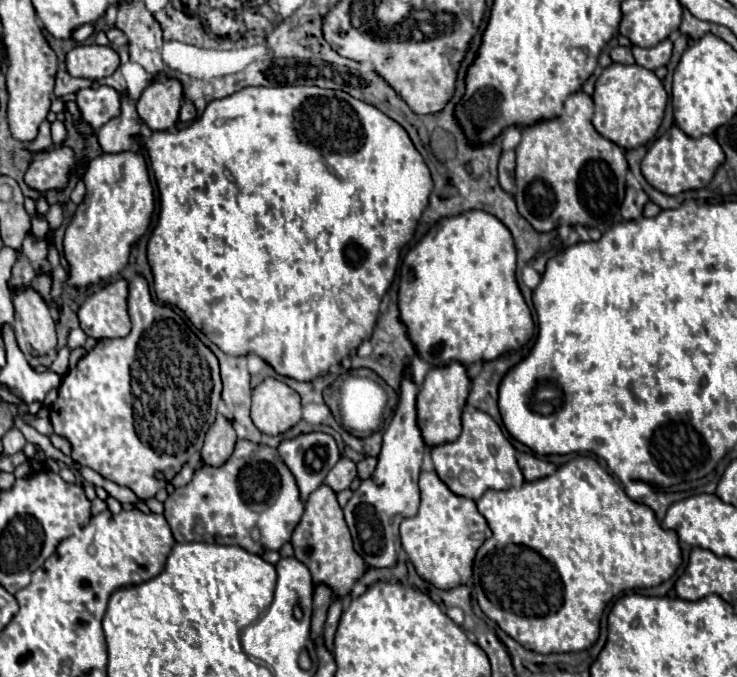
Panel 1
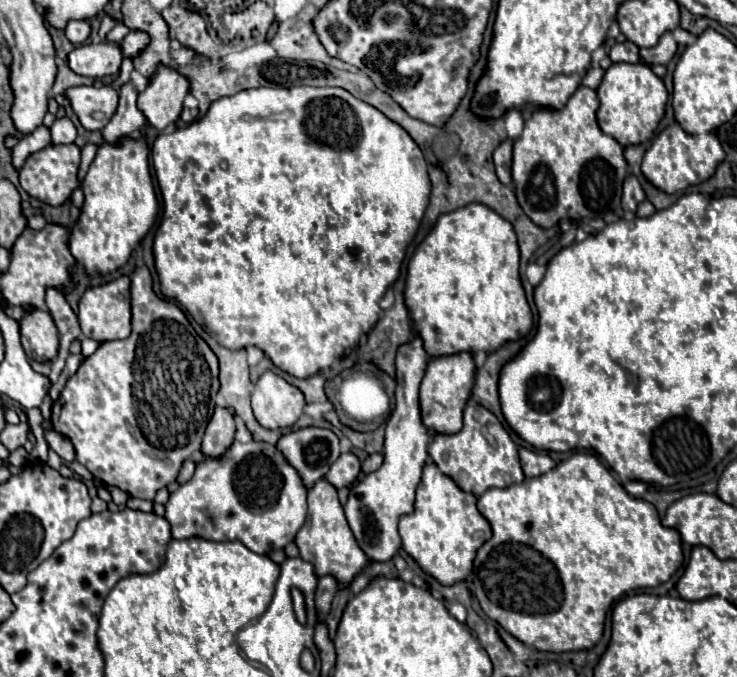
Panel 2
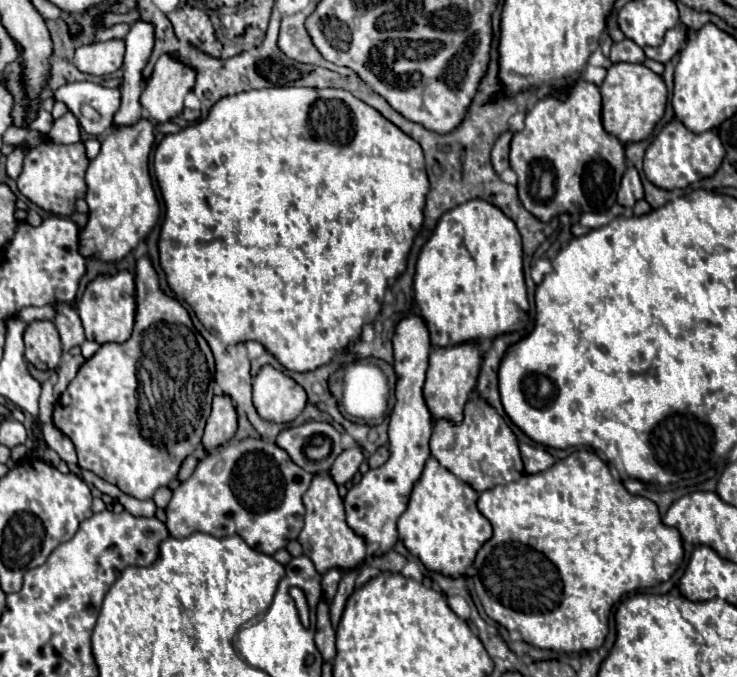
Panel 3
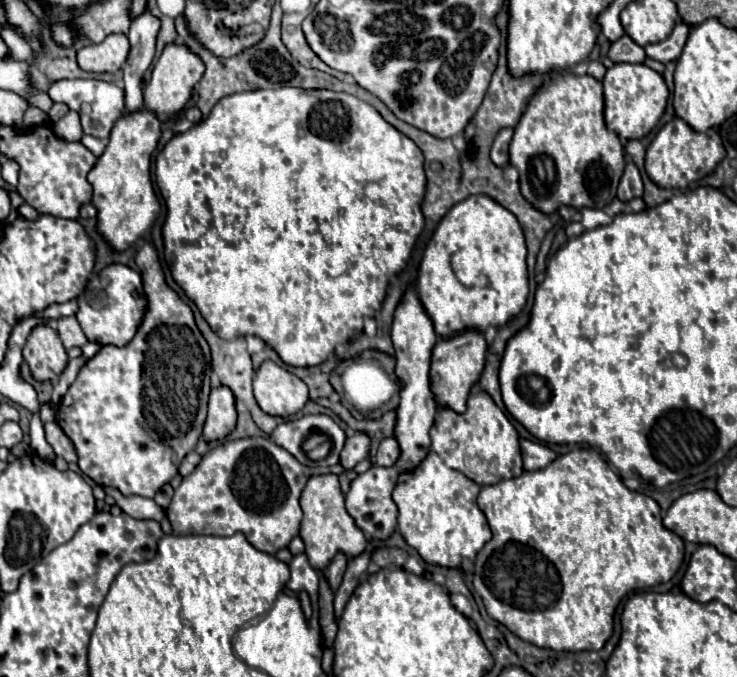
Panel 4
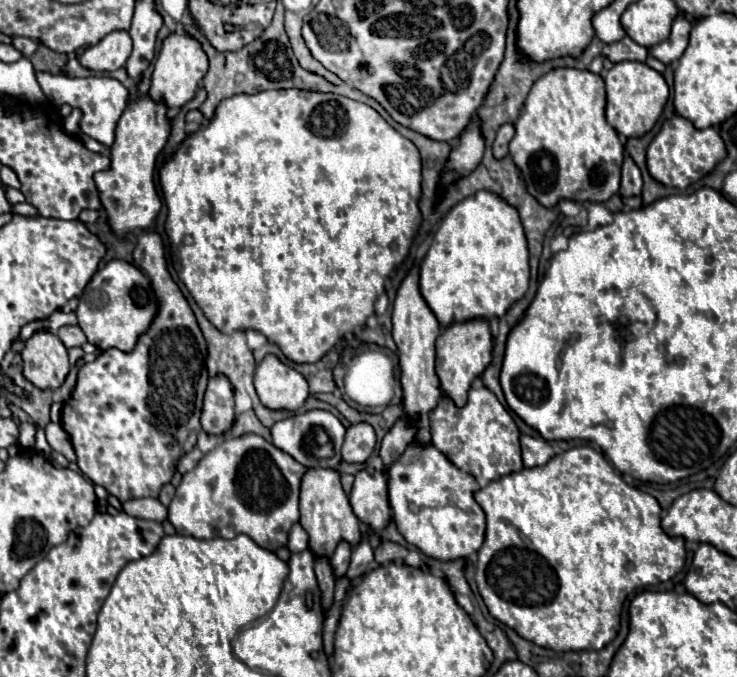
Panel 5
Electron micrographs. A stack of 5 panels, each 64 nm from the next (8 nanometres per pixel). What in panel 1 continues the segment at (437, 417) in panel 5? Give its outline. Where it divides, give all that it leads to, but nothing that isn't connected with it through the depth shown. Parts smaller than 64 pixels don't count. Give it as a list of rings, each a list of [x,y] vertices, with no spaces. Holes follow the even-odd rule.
[[[466,406],[462,412],[462,434],[454,442],[434,446],[430,454],[438,476],[458,496],[478,500],[488,488],[506,490],[520,488],[524,484],[524,476],[516,462],[516,448],[504,436],[498,422],[492,420],[492,416],[472,406]]]

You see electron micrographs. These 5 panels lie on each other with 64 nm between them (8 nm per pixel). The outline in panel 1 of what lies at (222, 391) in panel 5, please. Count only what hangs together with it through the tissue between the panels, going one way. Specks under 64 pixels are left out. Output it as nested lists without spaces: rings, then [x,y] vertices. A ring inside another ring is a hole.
[[[222,414],[216,416],[212,428],[208,430],[202,446],[202,460],[210,466],[220,466],[228,460],[236,444],[236,432],[232,428],[232,422],[224,418]]]

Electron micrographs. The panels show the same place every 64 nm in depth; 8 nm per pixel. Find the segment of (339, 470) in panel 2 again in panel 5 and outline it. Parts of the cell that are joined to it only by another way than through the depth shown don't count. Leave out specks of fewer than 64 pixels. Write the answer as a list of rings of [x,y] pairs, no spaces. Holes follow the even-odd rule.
[[[368,422],[352,424],[346,430],[342,444],[342,458],[346,462],[366,462],[376,448],[376,432]]]

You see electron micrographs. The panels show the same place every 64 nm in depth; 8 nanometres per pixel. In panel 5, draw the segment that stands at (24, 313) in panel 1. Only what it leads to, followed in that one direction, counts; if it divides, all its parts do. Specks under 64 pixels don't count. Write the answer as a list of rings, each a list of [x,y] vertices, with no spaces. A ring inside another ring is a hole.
[[[52,332],[32,334],[22,352],[22,360],[24,378],[40,390],[60,388],[70,372],[68,350]]]

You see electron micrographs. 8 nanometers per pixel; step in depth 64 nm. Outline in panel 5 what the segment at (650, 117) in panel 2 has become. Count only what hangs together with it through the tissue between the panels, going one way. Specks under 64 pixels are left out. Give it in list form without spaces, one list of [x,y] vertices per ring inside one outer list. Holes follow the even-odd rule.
[[[618,62],[606,74],[604,82],[608,92],[606,120],[616,128],[616,132],[626,138],[640,138],[650,132],[668,100],[668,84],[662,74],[642,62]]]

